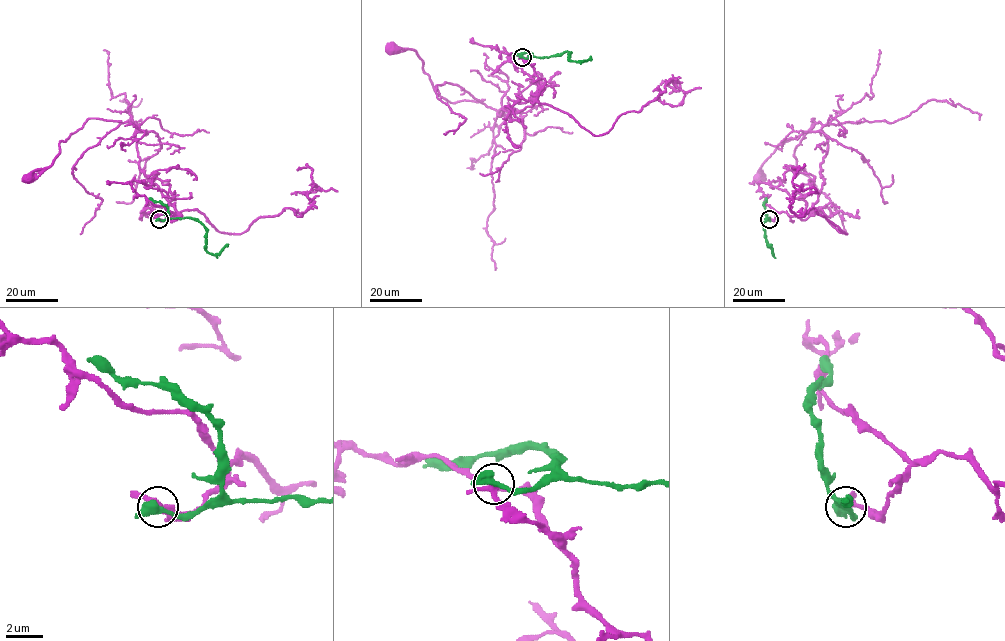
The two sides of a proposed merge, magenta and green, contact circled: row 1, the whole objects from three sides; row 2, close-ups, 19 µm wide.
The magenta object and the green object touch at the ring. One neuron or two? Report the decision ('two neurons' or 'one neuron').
two neurons

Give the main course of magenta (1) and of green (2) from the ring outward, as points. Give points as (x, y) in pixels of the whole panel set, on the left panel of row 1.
1: (159, 219), (181, 216), (140, 169), (128, 122), (89, 118), (28, 178)
2: (159, 219), (196, 218), (207, 232), (208, 252), (218, 254), (227, 246)

